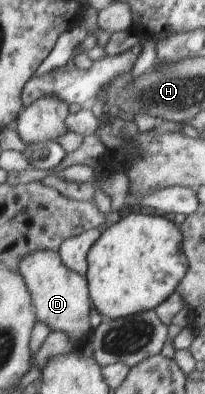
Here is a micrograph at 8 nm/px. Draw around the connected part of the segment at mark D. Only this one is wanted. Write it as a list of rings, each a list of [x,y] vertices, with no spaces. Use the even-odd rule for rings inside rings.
[[[33,252],[21,260],[19,268],[32,293],[32,300],[38,321],[45,323],[52,332],[67,334],[73,344],[81,347],[93,336],[93,328],[89,324],[89,310],[92,297],[89,291],[89,282],[86,276],[74,272],[64,264],[60,252]]]

